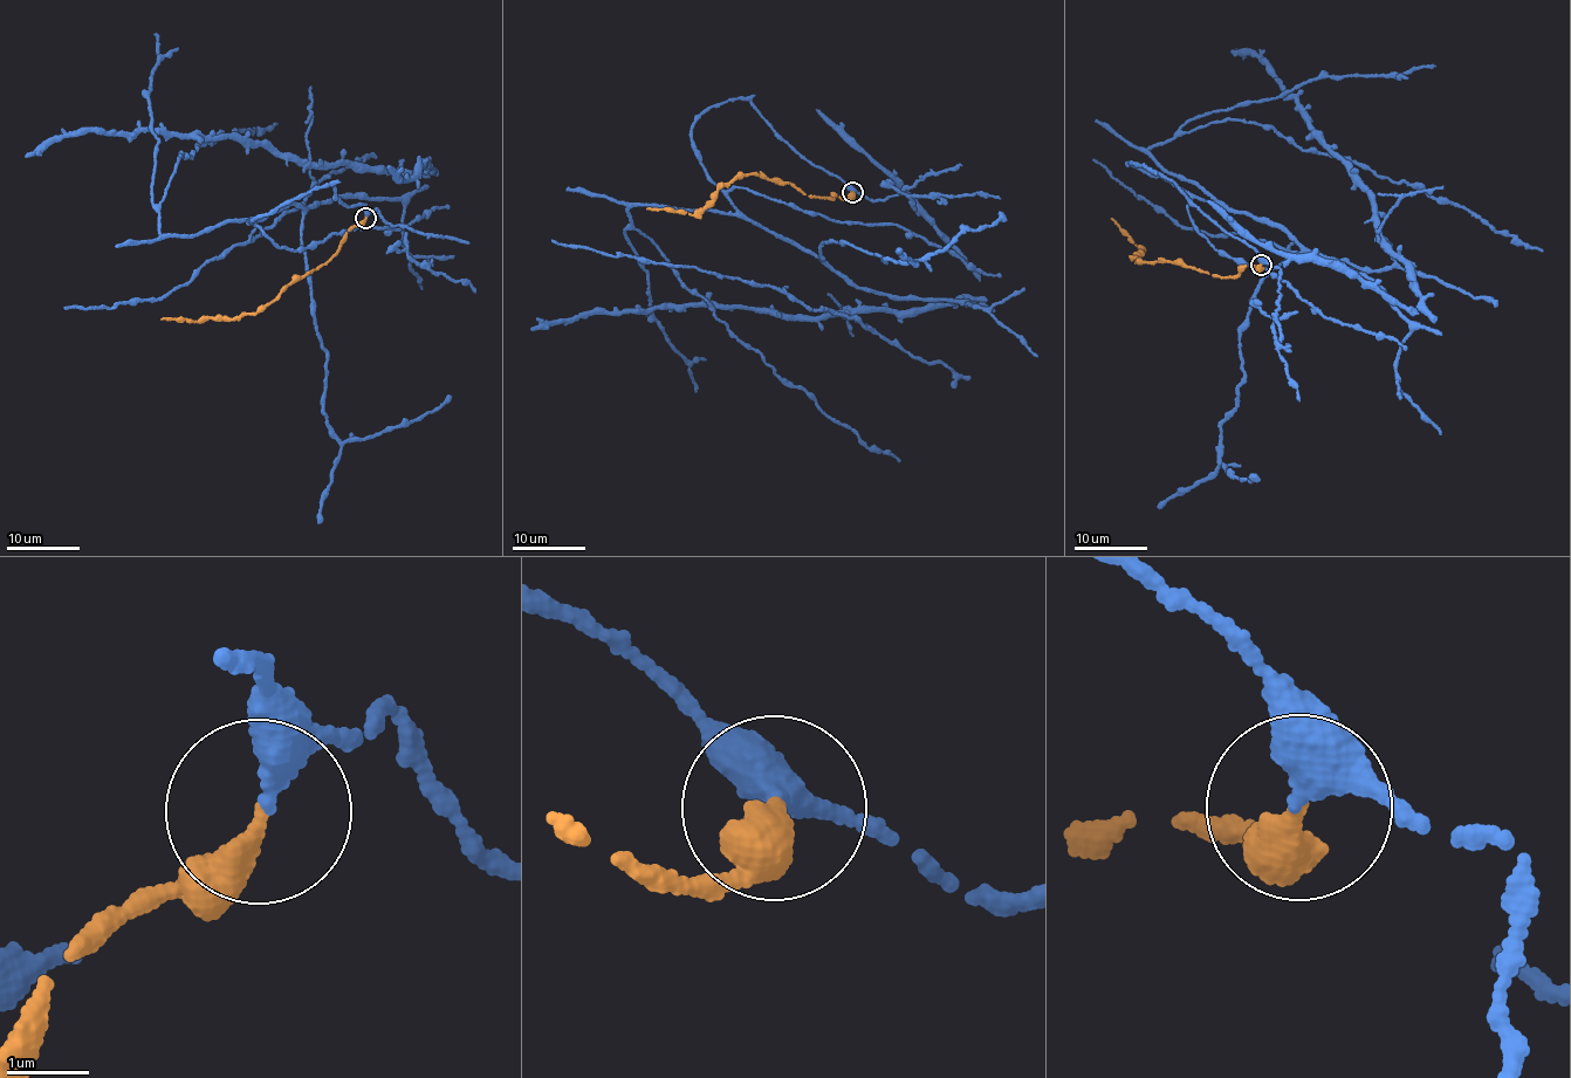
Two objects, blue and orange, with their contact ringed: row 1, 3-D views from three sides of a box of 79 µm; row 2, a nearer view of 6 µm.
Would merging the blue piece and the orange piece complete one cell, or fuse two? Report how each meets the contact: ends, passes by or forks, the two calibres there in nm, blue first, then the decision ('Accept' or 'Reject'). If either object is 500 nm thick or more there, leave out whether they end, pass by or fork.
At the ring blue passes by. At the ring orange ends. Thickness 320 nm (blue) against 360 nm. Accept

